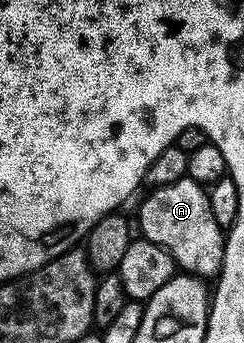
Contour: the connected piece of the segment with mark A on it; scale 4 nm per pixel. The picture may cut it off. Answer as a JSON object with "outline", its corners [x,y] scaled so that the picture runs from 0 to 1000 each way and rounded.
{"outline":[[[770,519],[652,539],[631,560],[602,563],[594,586],[566,601],[561,641],[574,685],[684,729],[746,796],[828,810],[902,796],[926,679],[898,647],[881,647],[852,557],[828,539]]]}

